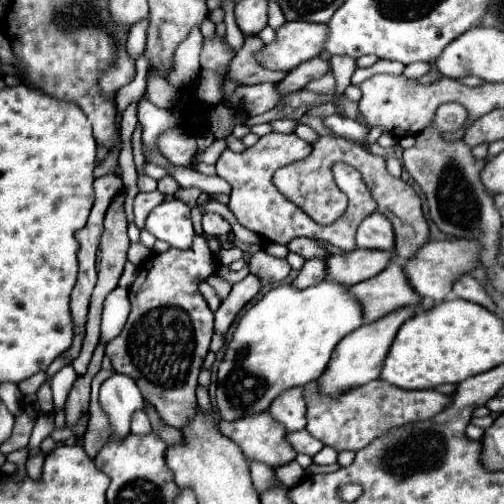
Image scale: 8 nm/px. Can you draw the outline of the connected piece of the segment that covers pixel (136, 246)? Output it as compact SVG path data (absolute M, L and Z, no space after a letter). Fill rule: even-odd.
M140 241L138 243L132 243L130 245L130 251L128 251L128 261L132 261L134 265L140 265L144 259L148 259L152 255L152 251L148 247L144 247Z

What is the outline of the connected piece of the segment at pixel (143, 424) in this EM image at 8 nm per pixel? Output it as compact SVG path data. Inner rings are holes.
M146 411L136 413L136 415L132 417L132 433L136 433L136 435L146 435L146 433L150 433L150 431L152 431L152 425L150 425L150 421L148 421L148 417L146 417Z

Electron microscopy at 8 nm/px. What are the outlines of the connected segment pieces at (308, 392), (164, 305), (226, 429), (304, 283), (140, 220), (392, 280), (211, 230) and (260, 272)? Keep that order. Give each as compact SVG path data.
M374 379L366 385L348 389L336 397L324 395L320 391L318 381L314 381L304 385L304 401L308 407L306 429L318 441L322 441L328 447L334 447L340 453L340 451L358 451L366 447L376 435L382 435L384 431L388 431L388 427L400 427L404 423L430 419L450 403L450 397L434 389L406 391L390 385L384 379Z
M202 235L194 237L194 243L188 251L170 249L166 253L150 257L146 263L138 267L138 277L128 289L128 297L132 303L130 317L122 329L122 333L108 341L106 355L112 361L112 367L116 373L124 373L132 377L142 391L144 399L158 411L160 419L168 417L168 423L176 427L176 413L178 413L178 427L182 427L196 409L196 385L198 385L198 373L200 365L204 363L204 357L210 347L210 339L214 333L214 313L210 311L206 299L202 297L198 285L206 281L210 275L214 275L218 269L214 261L214 253L208 247L208 241Z
M266 411L264 415L248 415L236 423L220 421L220 431L232 439L248 463L260 461L272 469L294 461L296 453L284 443L284 427L276 423Z
M308 259L304 267L298 271L298 277L292 281L292 287L306 289L322 283L326 277L326 261L324 259Z
M152 191L152 193L138 193L134 199L134 223L138 225L138 229L144 227L148 213L162 203L166 197L160 191Z
M390 263L376 277L348 287L348 293L360 303L364 323L372 323L398 307L416 305L420 301L412 287L404 283L404 275L400 275L396 263Z
M206 213L206 215L202 217L202 227L204 227L204 233L206 233L206 235L212 235L212 237L232 233L230 223L228 223L222 215L216 215L216 213Z
M260 249L258 253L254 253L250 257L250 273L258 275L260 277L260 283L262 285L268 285L268 283L276 283L276 281L282 281L288 277L290 273L290 265L286 259L278 259L270 253L266 253L264 249Z

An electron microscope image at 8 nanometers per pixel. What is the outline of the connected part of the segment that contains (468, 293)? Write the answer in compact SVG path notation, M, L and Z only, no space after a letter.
M462 275L460 279L456 279L456 283L452 285L452 293L460 299L472 299L478 305L494 309L494 301L488 297L482 283L478 279L474 279L472 275Z

